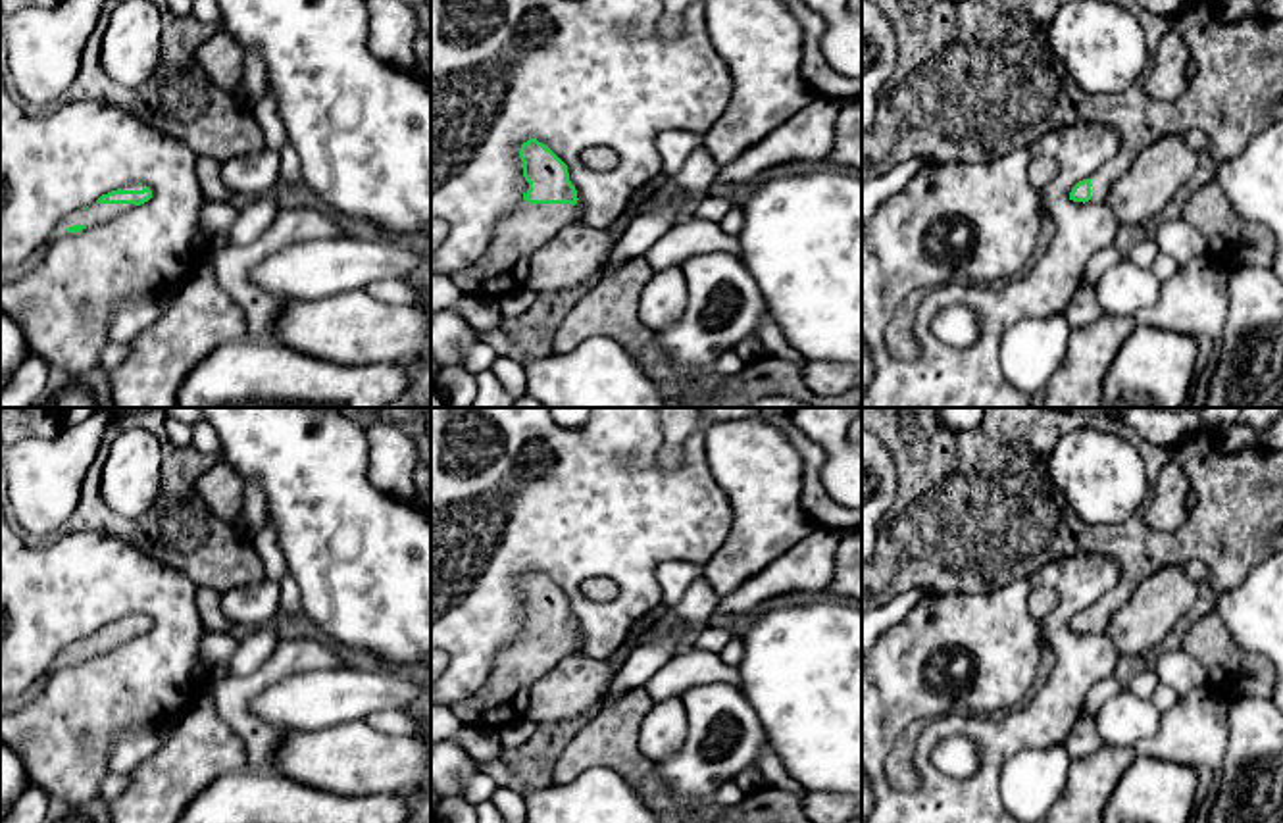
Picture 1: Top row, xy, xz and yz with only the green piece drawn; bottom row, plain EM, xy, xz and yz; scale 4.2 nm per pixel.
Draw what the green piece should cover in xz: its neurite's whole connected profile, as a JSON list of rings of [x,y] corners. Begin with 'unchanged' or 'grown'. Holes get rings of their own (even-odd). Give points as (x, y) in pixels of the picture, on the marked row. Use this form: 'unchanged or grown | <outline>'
grown | [[[529,138],[519,158],[525,177],[519,206],[494,227],[485,254],[450,277],[464,294],[498,300],[523,288],[535,252],[583,213],[567,165],[546,144]]]

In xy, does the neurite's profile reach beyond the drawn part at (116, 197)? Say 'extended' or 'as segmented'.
extended

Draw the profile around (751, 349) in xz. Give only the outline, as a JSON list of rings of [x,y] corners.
[[[748,337],[744,340],[741,340],[737,346],[735,346],[735,352],[746,362],[754,362],[762,356],[766,356],[766,350],[764,350],[764,344],[760,340],[760,337]]]

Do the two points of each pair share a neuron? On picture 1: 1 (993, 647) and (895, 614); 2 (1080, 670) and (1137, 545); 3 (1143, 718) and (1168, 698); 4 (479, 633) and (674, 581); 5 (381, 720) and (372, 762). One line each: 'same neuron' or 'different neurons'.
1: different neurons
2: different neurons
3: different neurons
4: different neurons
5: different neurons

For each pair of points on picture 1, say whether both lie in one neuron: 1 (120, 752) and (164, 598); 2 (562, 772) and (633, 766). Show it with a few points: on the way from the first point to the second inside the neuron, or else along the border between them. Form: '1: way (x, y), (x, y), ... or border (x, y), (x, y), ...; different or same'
1: border (168, 723), (124, 729), (108, 747); different
2: way (579, 754), (616, 754); same

